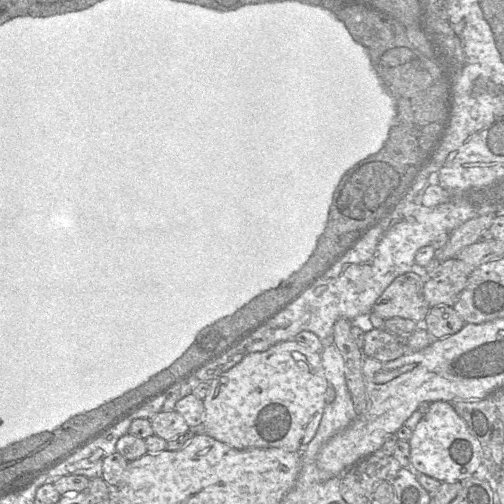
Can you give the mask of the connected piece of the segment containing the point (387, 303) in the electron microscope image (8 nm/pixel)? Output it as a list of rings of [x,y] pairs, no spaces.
[[[413,269],[396,279],[373,305],[372,312],[381,318],[399,317],[423,323],[430,307],[424,298],[425,274]]]

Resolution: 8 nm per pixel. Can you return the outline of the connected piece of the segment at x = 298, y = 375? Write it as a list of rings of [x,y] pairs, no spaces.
[[[294,339],[248,354],[209,383],[209,392],[203,399],[202,432],[236,449],[279,448],[290,452],[303,450],[314,438],[327,405],[325,393],[329,386],[321,354],[312,352]]]

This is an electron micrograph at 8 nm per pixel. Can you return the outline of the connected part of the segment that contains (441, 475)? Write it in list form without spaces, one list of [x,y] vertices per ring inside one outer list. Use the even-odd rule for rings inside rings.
[[[432,402],[429,410],[413,429],[412,437],[408,442],[410,445],[410,469],[440,482],[461,482],[472,477],[482,465],[480,442],[449,402]]]

